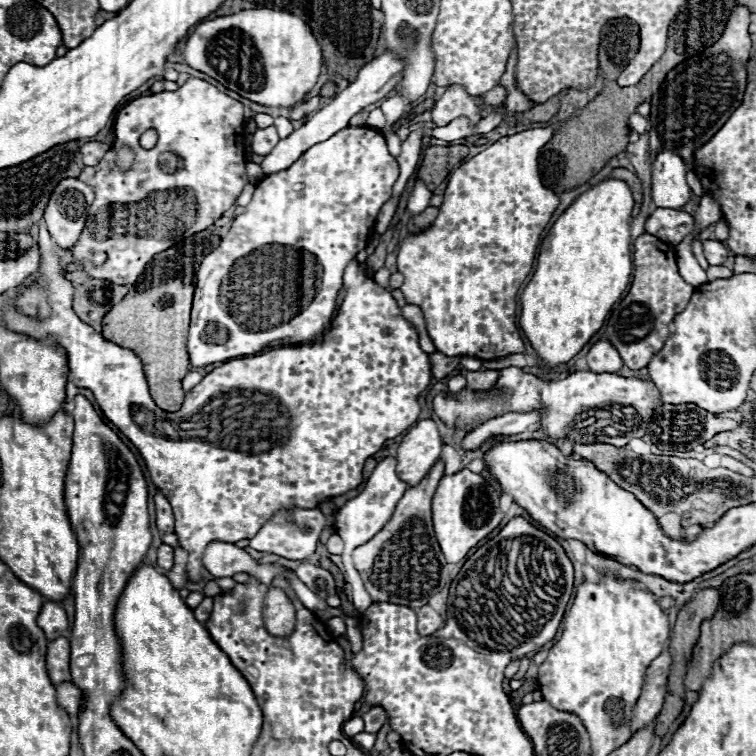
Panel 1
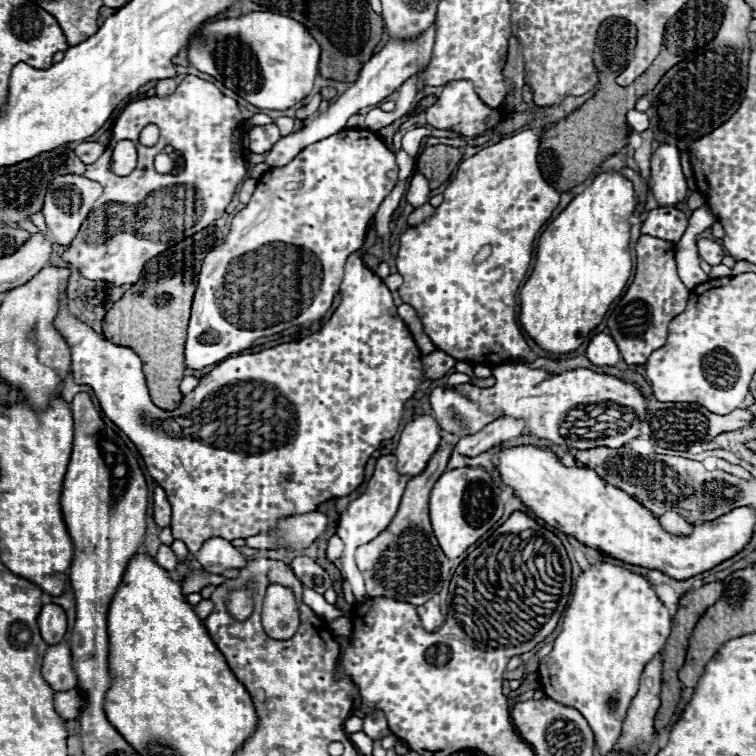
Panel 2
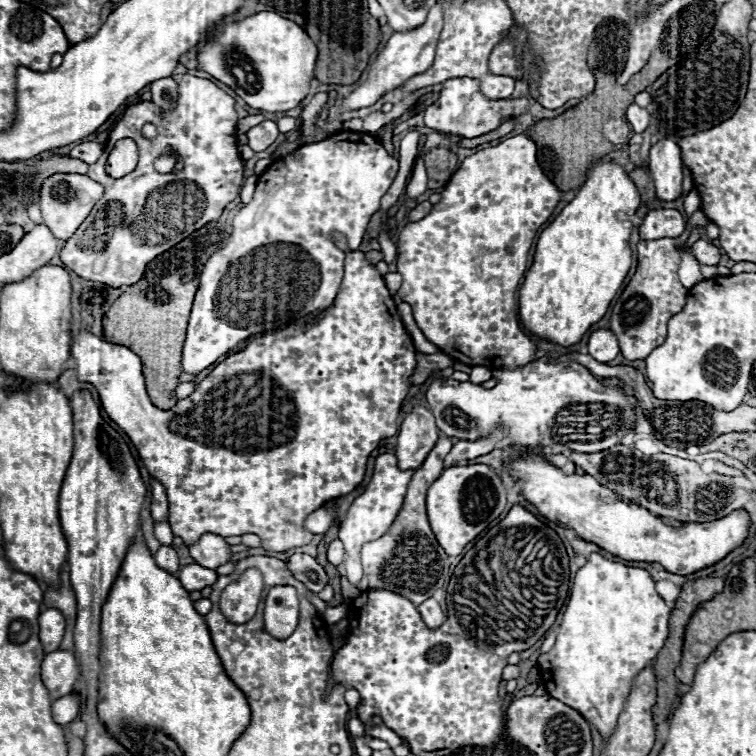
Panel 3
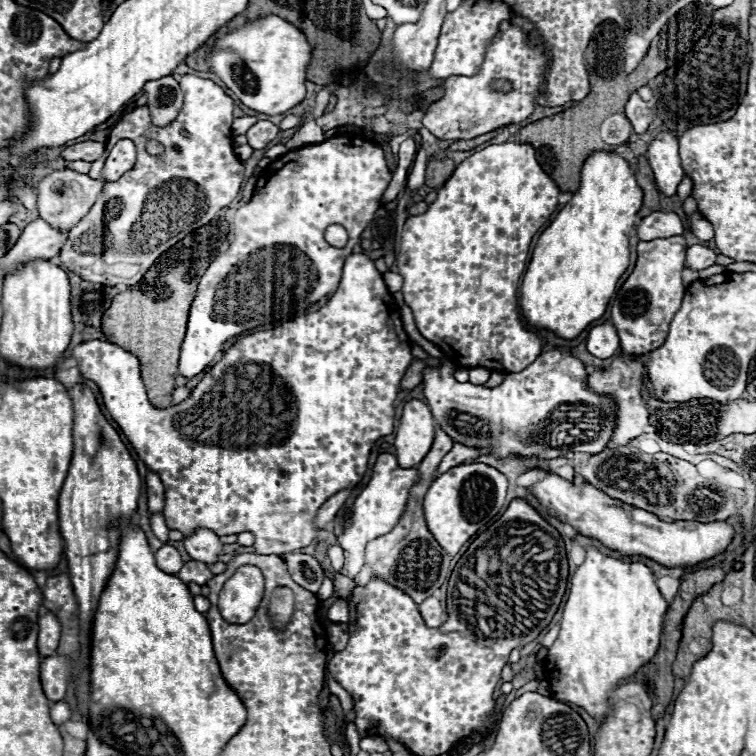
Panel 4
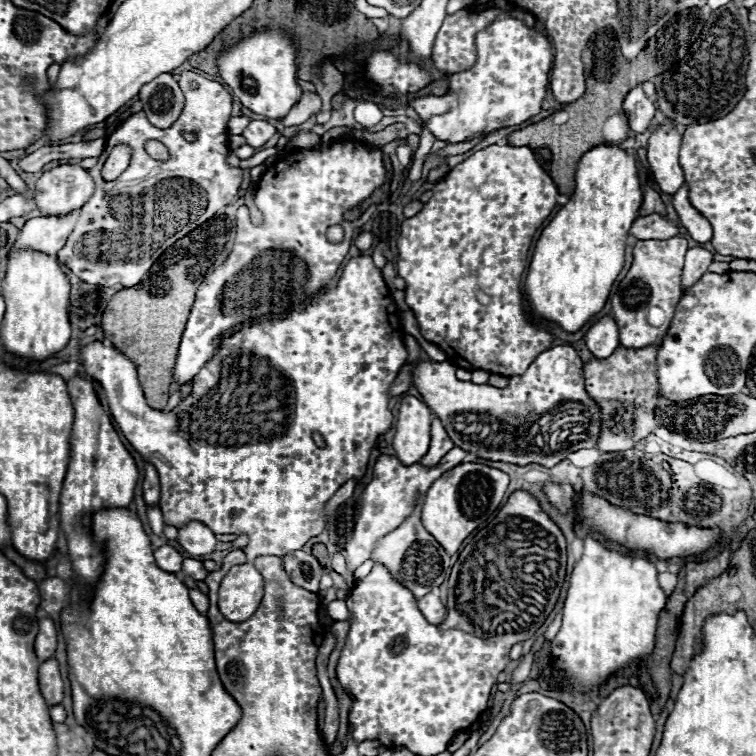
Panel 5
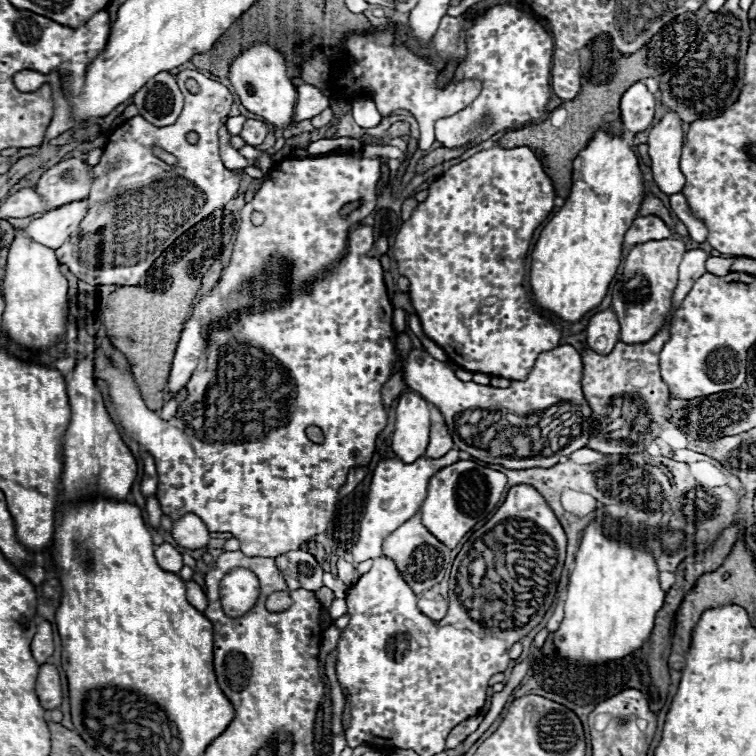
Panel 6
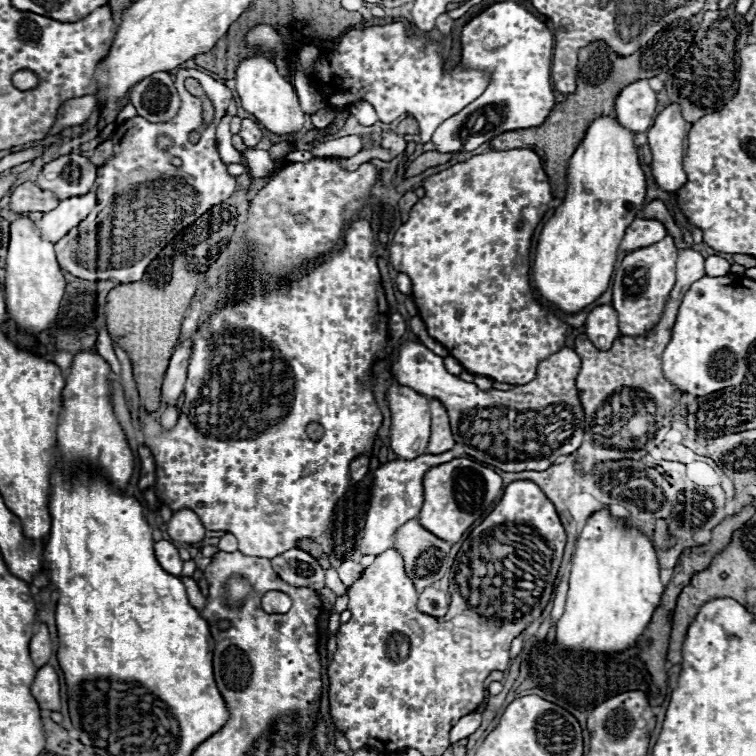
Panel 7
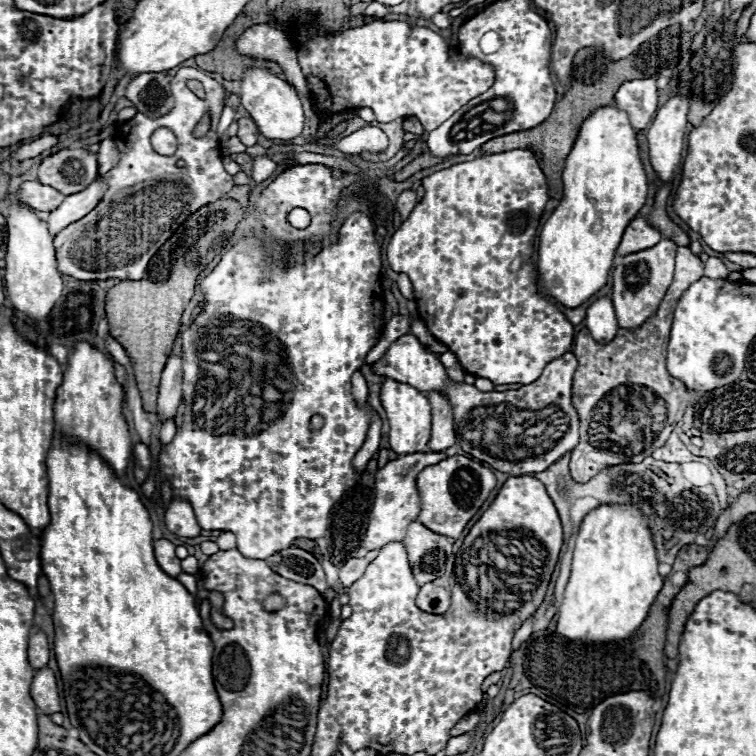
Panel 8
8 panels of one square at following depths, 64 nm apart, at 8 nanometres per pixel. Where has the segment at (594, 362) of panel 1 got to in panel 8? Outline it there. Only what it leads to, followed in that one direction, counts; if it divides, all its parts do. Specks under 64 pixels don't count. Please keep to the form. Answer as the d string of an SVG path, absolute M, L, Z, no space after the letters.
M600 298L586 310L586 328L600 344L608 344L616 336L618 320L614 316L610 298Z

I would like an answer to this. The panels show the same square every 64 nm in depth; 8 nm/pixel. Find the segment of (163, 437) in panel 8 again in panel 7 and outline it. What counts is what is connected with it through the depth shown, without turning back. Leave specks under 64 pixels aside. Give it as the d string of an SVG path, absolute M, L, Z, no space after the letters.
M166 406L166 408L162 410L162 416L160 416L162 426L164 426L166 430L170 430L170 428L176 424L176 420L178 420L178 410L176 410L176 406Z

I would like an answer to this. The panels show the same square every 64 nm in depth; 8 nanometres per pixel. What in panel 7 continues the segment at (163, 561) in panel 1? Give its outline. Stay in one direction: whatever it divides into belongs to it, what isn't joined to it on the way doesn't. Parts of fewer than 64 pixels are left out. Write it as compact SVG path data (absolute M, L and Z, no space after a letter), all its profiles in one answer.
M160 540L154 544L154 550L156 550L156 558L160 562L160 566L174 574L174 576L180 576L182 572L182 560L180 560L180 554L178 554L178 548L166 540Z

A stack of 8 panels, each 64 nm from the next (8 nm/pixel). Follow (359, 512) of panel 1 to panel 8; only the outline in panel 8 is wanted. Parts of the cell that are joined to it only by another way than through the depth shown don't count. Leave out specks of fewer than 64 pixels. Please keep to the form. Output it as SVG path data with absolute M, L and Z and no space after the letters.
M416 452L408 456L400 456L398 460L388 462L384 468L376 472L376 498L368 516L368 528L362 546L366 550L380 550L388 542L400 542L406 534L406 528L410 522L414 522L420 514L420 498L418 498L418 486L416 486L416 474L424 470L426 466L432 466L436 462L442 462L448 458L446 452Z

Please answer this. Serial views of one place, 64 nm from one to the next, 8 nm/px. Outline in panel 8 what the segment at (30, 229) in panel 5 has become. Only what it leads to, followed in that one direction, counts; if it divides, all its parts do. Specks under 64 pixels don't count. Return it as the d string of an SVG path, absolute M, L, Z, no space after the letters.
M96 180L94 184L90 184L86 190L70 194L64 198L64 202L48 214L46 218L46 226L50 230L52 236L56 236L58 232L62 232L66 226L70 226L72 222L78 222L80 218L84 218L88 212L92 212L96 208L96 204L102 200L106 186L104 182Z

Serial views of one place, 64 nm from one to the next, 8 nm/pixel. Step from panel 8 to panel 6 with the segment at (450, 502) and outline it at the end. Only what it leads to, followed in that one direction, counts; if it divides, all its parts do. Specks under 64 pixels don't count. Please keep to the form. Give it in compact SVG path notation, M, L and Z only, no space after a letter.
M460 460L452 466L446 466L428 484L428 496L420 508L422 524L430 534L440 538L444 546L454 550L466 532L470 532L480 520L488 518L494 512L496 504L502 500L506 482L506 474L472 460Z

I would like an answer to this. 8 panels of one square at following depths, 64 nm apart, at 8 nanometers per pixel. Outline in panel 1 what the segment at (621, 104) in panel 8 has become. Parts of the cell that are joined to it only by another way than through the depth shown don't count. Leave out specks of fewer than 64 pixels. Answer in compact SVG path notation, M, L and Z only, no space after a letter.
M632 114L630 116L630 128L638 134L646 134L650 130L650 122L648 122L648 118L644 118L640 114Z

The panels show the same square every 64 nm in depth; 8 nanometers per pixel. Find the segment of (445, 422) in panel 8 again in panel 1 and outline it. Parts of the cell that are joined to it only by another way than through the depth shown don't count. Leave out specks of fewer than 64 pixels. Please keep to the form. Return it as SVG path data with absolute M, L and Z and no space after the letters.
M436 462L430 474L418 486L408 488L404 492L392 518L380 530L380 534L376 534L372 540L354 550L352 554L354 566L358 568L366 590L376 602L392 602L416 610L428 604L428 600L434 594L438 594L448 582L454 580L432 530L430 504L432 494L436 492L436 486L442 476L444 464Z

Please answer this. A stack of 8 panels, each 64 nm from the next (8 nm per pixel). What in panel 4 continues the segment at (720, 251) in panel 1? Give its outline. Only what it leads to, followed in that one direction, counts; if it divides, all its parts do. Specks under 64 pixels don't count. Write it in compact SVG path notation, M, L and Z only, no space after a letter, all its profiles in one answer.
M694 244L686 250L686 266L694 268L694 270L704 270L712 264L716 264L716 252L702 246L702 244Z

